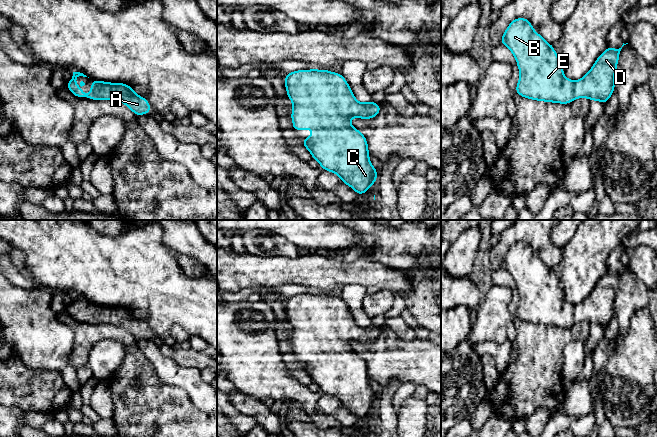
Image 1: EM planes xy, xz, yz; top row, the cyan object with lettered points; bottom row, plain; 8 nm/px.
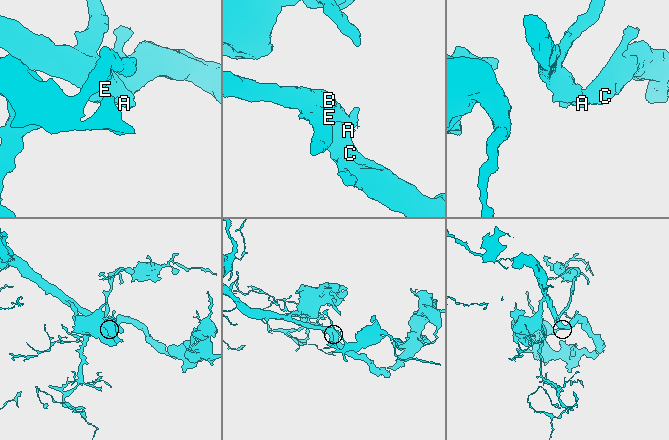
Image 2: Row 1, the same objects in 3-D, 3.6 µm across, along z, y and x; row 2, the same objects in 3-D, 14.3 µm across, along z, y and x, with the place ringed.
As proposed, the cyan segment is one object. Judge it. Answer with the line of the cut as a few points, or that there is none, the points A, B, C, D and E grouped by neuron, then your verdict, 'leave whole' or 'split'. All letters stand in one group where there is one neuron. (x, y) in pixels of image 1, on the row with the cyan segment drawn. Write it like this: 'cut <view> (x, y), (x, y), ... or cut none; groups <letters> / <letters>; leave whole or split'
cut none; groups A B C D E; leave whole

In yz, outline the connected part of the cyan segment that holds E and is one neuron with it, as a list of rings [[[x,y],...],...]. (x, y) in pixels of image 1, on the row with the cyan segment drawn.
[[[521,17],[513,20],[503,34],[501,44],[510,49],[517,61],[520,78],[515,92],[522,97],[562,104],[586,97],[589,101],[606,103],[614,91],[614,76],[622,47],[607,47],[590,71],[582,79],[573,82],[563,75],[563,66],[559,63],[559,55],[555,53],[553,46],[533,30],[529,20]]]

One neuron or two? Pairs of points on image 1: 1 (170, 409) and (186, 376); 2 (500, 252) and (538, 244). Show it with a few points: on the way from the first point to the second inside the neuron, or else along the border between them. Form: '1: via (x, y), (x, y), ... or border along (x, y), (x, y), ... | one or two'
1: border along (158, 379), (164, 383), (180, 387), (195, 406) | two
2: via (508, 242), (513, 237), (528, 237) | one

